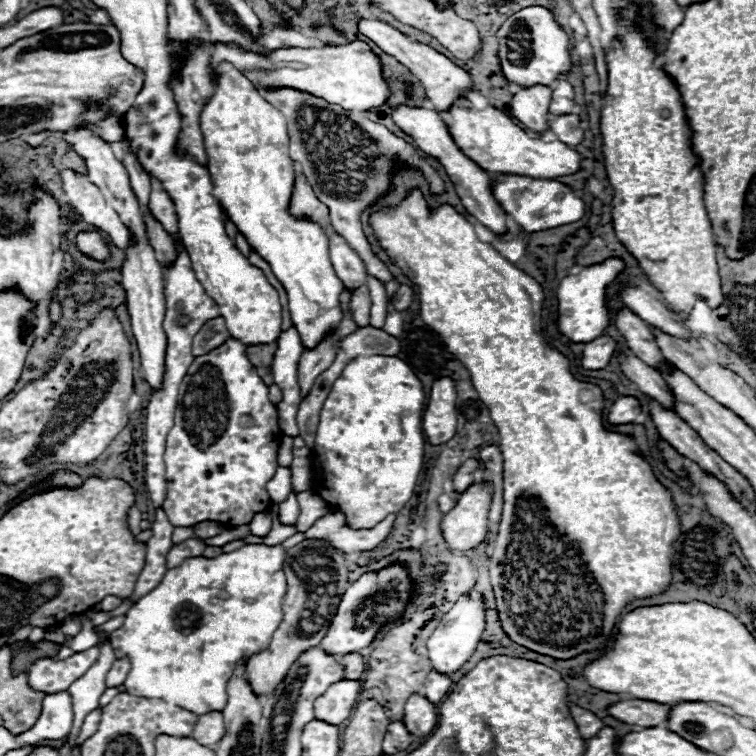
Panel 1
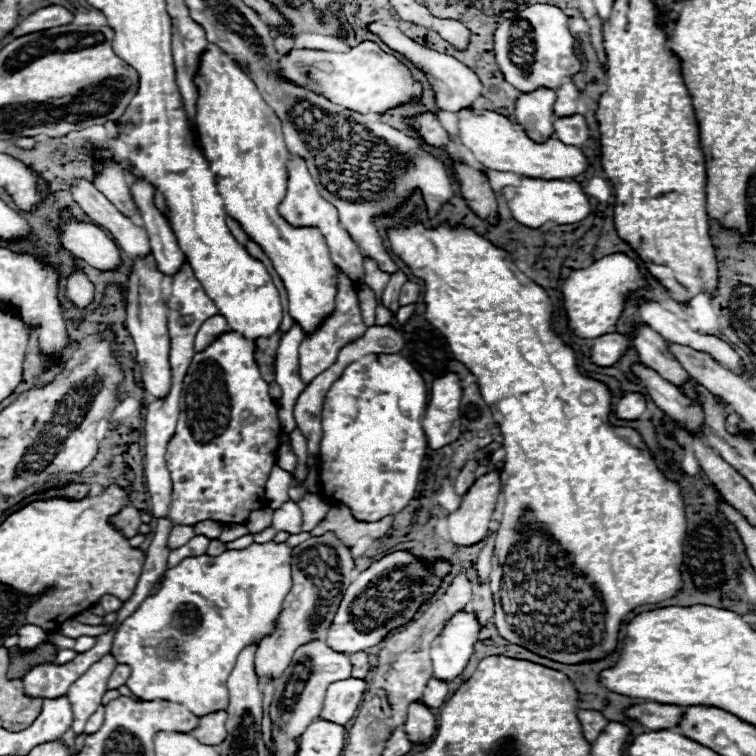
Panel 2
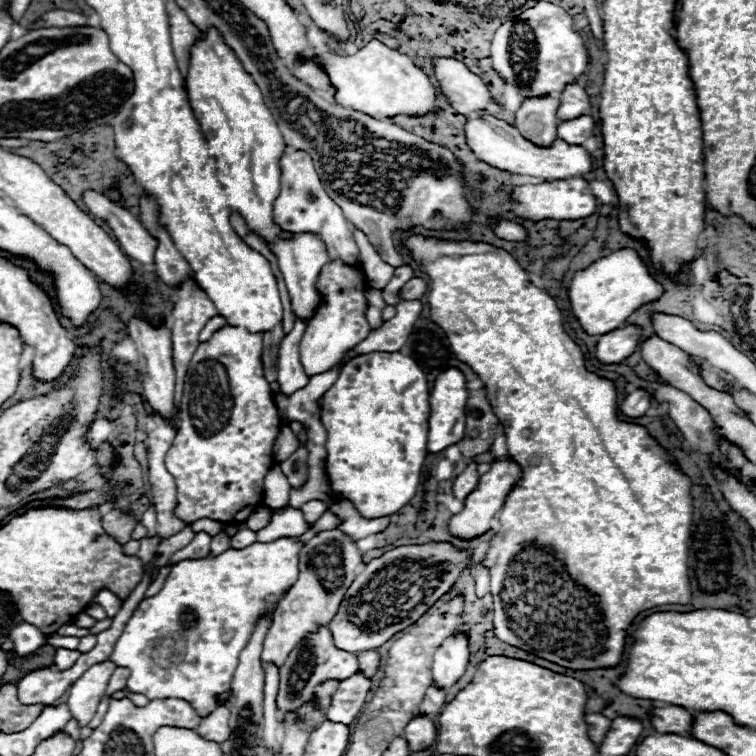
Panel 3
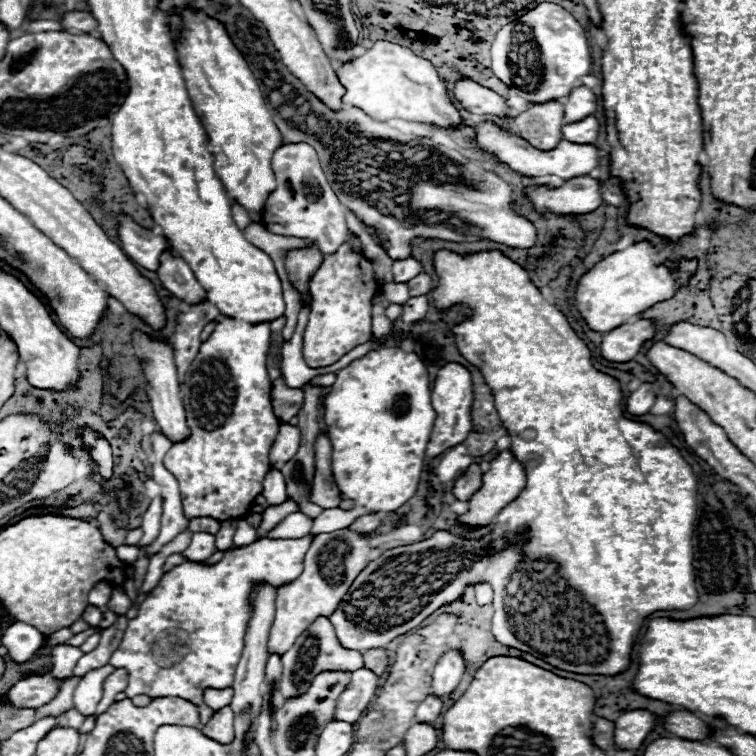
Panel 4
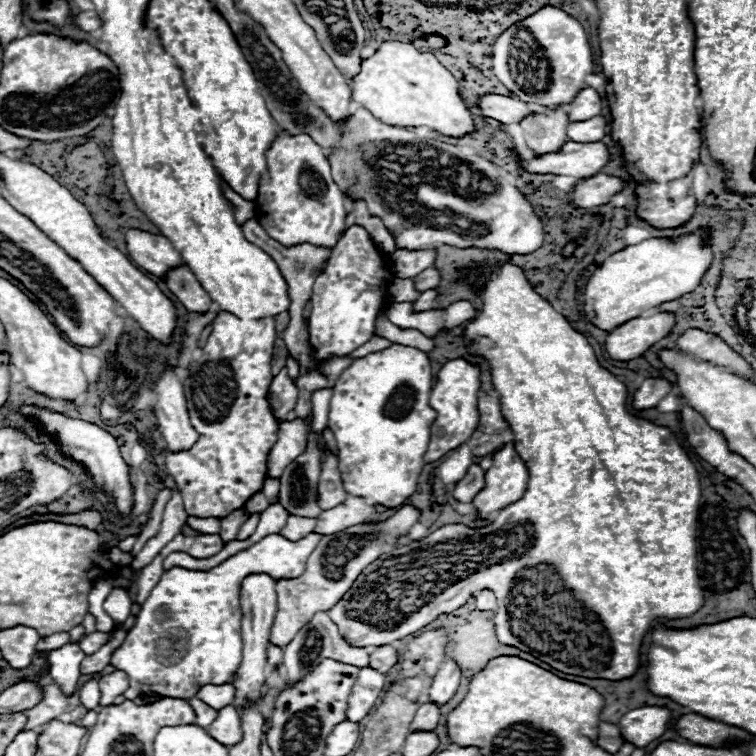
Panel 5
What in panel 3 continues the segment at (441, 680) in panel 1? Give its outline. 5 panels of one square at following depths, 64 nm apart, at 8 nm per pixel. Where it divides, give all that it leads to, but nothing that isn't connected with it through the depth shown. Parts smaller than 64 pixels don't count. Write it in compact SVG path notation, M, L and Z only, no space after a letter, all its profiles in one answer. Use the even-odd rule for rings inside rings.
M430 686L426 690L426 696L422 700L422 704L418 706L418 714L426 714L426 716L438 716L442 706L444 706L444 698L446 698L446 692L436 688L436 686Z

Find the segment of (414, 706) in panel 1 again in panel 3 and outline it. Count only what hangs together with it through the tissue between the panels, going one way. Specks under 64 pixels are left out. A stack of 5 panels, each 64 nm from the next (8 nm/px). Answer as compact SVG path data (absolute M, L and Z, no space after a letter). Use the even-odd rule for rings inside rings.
M414 716L402 736L408 740L410 752L420 752L420 750L426 750L434 744L436 726L428 716Z

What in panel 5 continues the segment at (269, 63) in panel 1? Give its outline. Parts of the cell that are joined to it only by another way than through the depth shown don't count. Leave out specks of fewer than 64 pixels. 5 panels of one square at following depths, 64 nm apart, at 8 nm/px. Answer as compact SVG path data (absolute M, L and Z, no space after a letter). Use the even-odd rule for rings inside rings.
M384 42L378 52L362 62L362 72L352 78L352 100L370 110L378 120L390 126L428 126L444 136L462 138L466 134L476 132L476 124L470 108L466 106L466 98L460 92L458 80L436 60L430 52L418 52L412 44L402 42Z

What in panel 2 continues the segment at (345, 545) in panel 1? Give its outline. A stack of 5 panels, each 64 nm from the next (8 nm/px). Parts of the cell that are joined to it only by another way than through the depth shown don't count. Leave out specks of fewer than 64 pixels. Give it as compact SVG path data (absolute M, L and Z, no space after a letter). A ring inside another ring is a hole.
M334 504L326 518L310 532L312 536L322 536L324 532L334 532L346 546L354 546L360 538L372 536L372 538L382 538L394 522L394 516L384 516L378 522L360 522L352 516L350 508L344 504Z

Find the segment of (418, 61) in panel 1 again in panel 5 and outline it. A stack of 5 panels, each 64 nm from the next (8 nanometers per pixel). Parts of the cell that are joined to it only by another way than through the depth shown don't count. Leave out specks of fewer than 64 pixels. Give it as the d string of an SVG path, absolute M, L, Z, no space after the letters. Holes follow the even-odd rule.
M488 94L480 100L480 108L484 116L490 116L502 124L512 124L512 122L522 122L528 114L532 114L530 106L526 102L500 96L500 94Z

